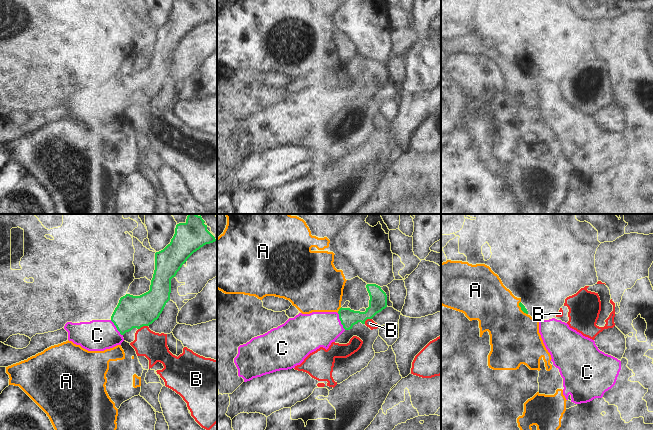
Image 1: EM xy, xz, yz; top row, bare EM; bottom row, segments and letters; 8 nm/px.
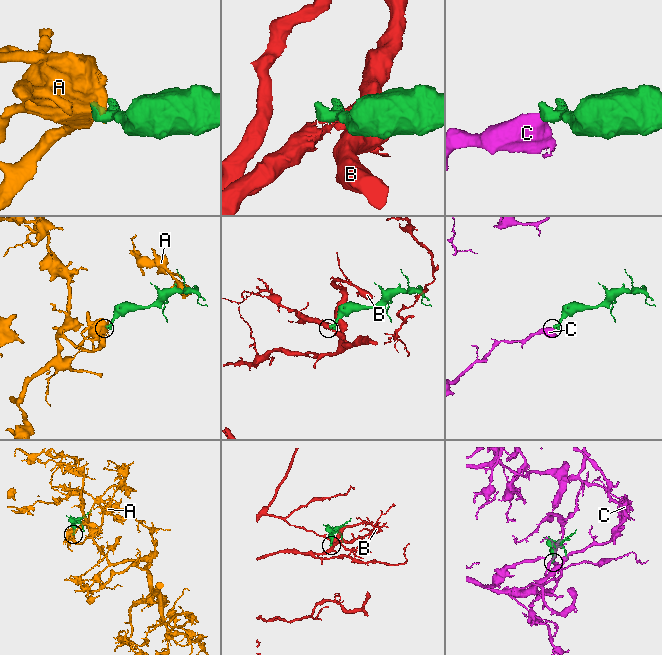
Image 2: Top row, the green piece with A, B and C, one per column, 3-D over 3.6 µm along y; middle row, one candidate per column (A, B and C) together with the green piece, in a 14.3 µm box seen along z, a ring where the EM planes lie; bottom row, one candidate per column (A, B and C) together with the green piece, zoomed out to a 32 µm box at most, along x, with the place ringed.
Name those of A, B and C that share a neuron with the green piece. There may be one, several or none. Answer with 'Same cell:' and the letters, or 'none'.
Same cell: C

